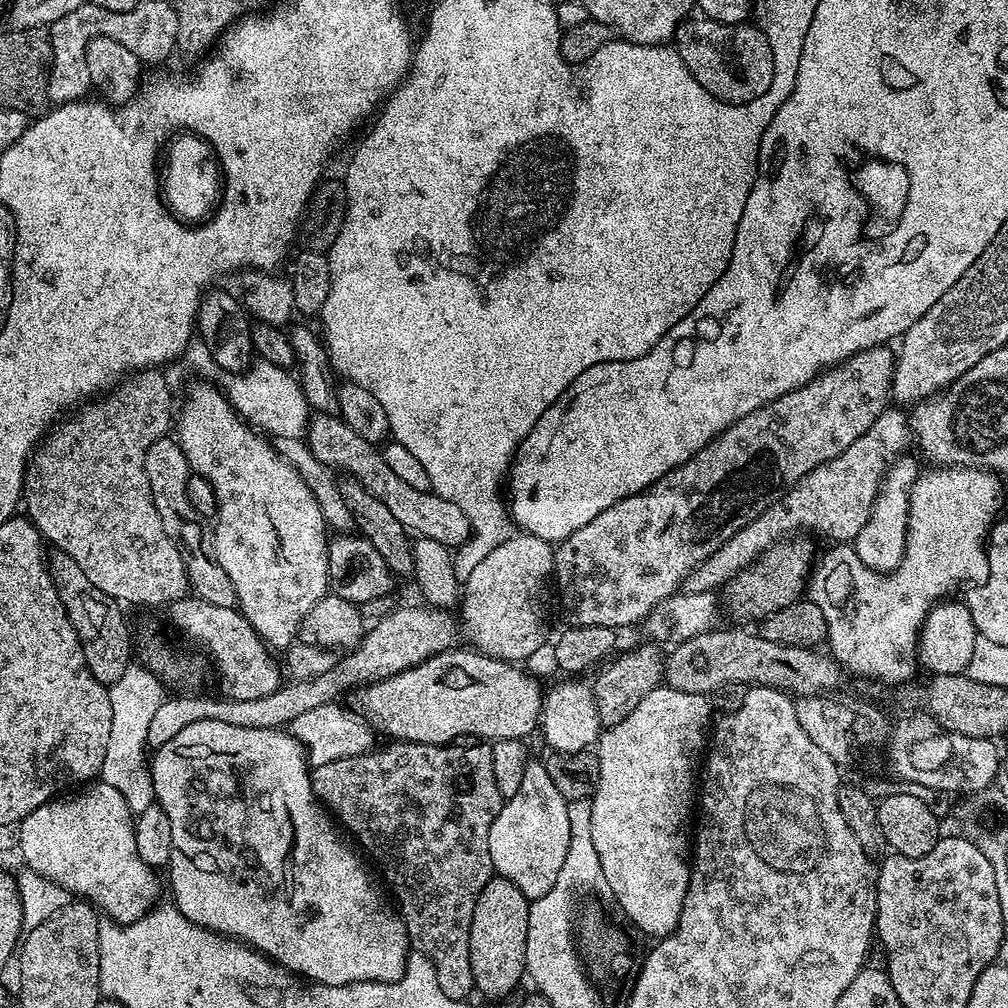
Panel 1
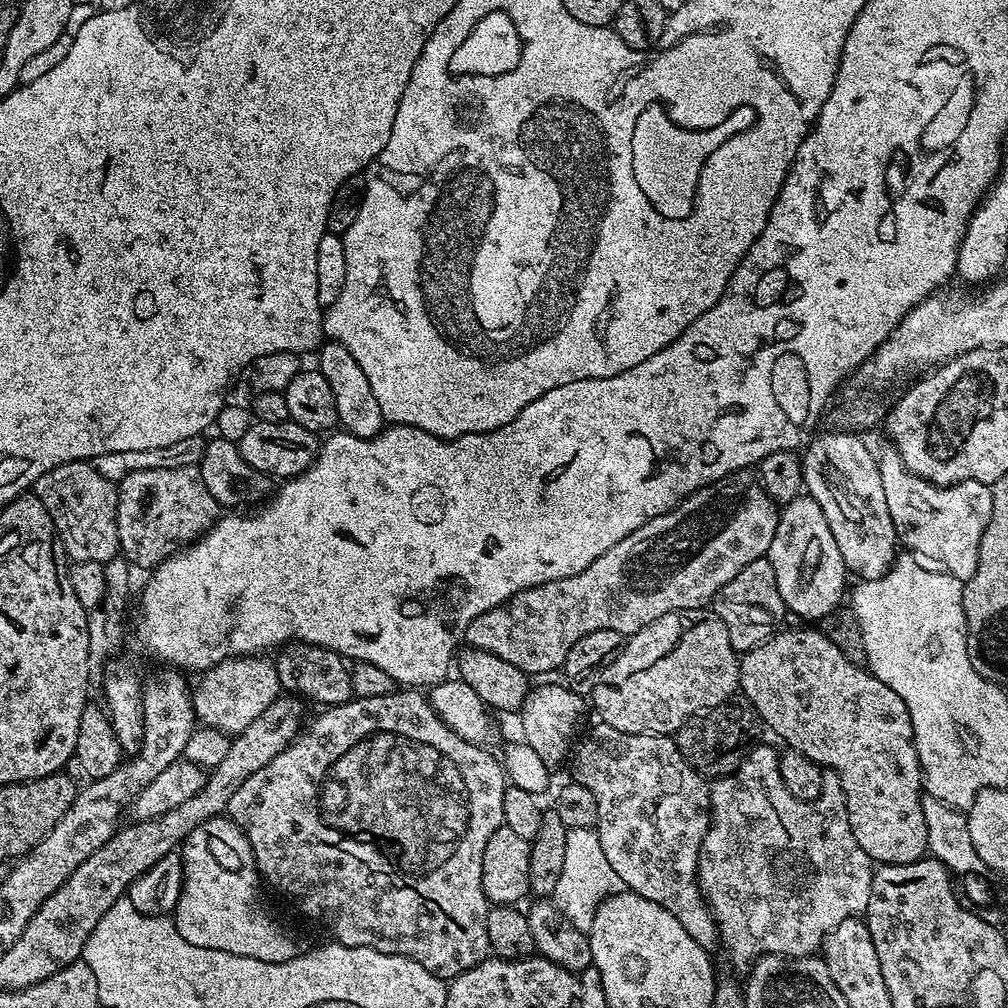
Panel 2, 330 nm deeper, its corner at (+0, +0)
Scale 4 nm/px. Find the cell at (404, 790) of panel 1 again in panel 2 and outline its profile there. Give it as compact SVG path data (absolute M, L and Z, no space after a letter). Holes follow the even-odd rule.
M397 690L378 698L356 696L344 704L329 707L312 725L286 746L258 774L250 774L226 809L234 823L243 828L256 858L256 869L272 888L285 892L312 920L321 920L332 931L331 939L346 948L373 948L382 954L405 956L430 970L439 980L453 980L458 974L489 959L490 945L486 934L486 918L490 907L482 890L482 854L494 830L505 827L503 794L506 773L503 763L487 751L487 747L471 744L454 729L447 728L442 718L432 709L429 697L420 690Z

